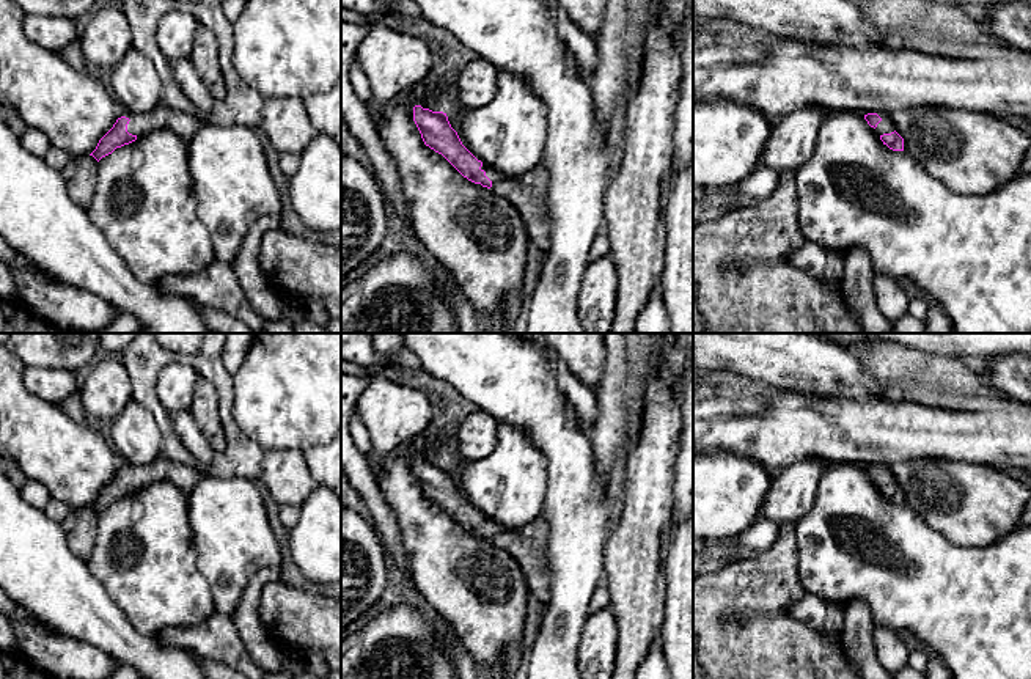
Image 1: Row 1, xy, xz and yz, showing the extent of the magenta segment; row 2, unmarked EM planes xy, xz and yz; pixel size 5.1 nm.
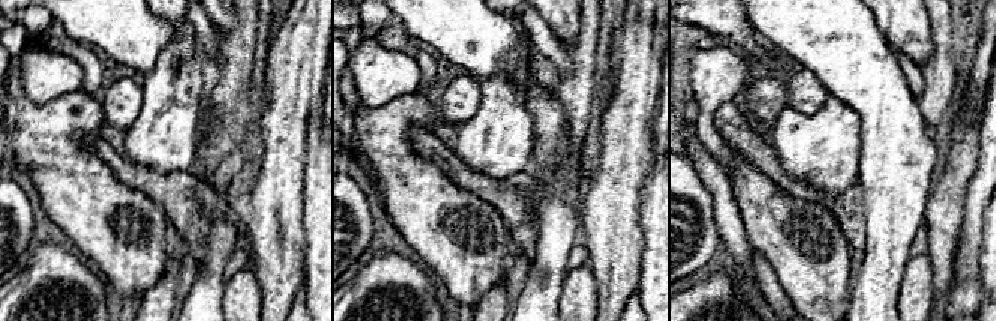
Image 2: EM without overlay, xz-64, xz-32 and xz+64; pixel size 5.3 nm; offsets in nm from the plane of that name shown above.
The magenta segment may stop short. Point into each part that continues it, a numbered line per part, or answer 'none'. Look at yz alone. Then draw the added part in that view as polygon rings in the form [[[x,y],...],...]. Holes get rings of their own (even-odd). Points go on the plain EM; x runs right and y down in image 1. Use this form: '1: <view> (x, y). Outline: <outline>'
1: yz (884, 478). Outline: [[[882,472],[875,479],[879,489],[883,486],[891,486],[894,483],[896,483],[894,478],[888,472]]]

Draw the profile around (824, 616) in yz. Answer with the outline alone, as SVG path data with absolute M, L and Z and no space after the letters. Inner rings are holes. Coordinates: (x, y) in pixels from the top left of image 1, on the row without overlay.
M805 596L794 602L789 615L800 622L808 624L822 633L836 633L842 630L844 608L831 602L825 602L817 596Z

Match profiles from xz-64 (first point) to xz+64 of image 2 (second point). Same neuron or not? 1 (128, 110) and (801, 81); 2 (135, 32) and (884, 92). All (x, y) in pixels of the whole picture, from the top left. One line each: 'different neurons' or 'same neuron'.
1: same neuron
2: same neuron

